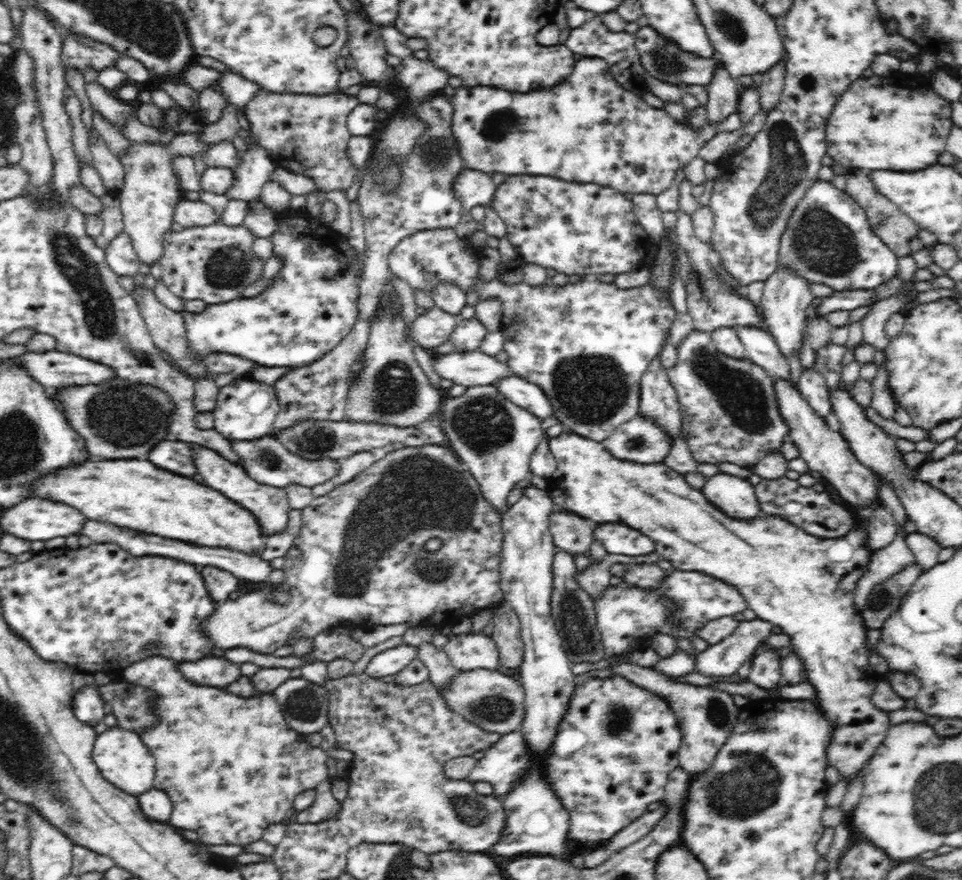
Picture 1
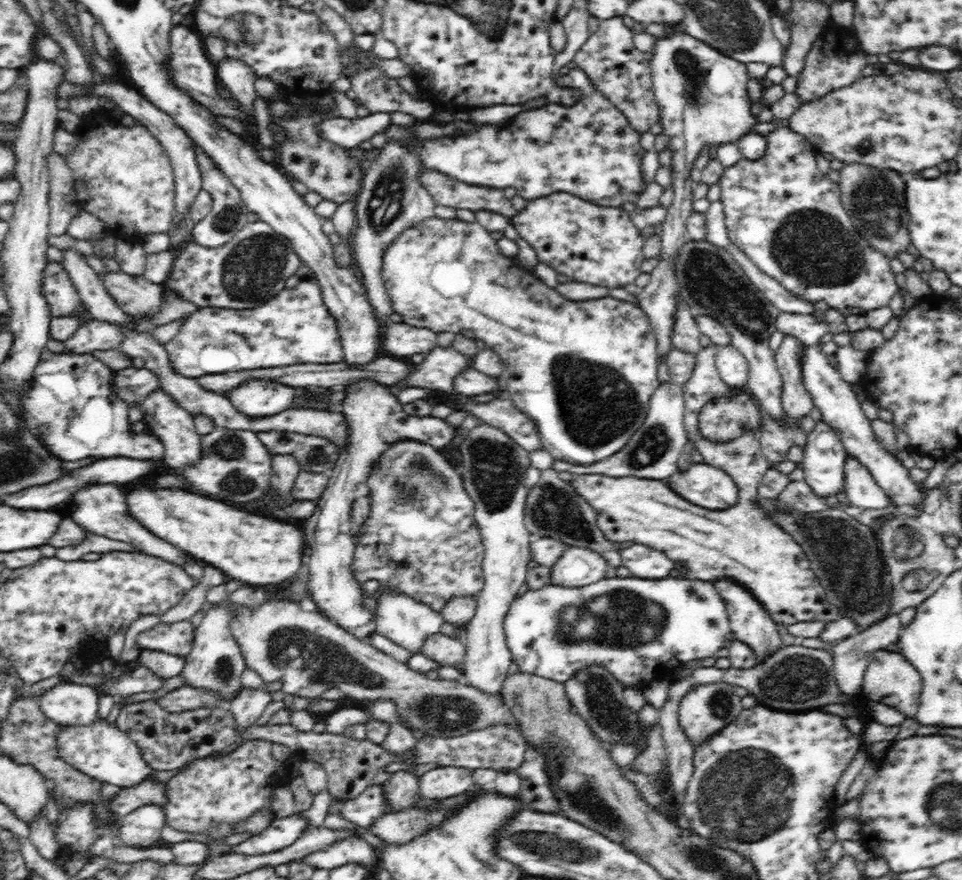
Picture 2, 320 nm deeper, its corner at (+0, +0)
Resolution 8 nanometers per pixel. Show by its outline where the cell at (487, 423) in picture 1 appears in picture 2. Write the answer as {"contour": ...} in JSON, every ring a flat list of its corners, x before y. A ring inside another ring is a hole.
{"contour":[[486,422,476,425,462,438,458,448,462,464,456,468,464,478,467,494,475,504,474,517,485,554,482,560,484,586,475,596,476,614,464,625,466,652,461,671,466,676,466,685,486,694,501,694,511,662,511,652,505,641,504,620,518,590,526,584,526,570,531,562,530,533,525,526,529,490,523,484,524,472,531,466,531,460,529,451]]}

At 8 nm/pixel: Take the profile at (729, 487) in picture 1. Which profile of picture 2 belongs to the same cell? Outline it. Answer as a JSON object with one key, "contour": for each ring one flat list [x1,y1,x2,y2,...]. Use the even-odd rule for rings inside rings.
{"contour":[[694,463,684,472,672,474,666,482,678,496,702,508,722,510,738,502,738,486,734,480,708,463]]}

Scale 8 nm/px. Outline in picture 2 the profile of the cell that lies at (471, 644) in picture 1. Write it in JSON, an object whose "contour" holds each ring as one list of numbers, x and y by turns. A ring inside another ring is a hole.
{"contour":[[444,634,430,635,420,647,419,653,439,662,444,667,456,667,461,670,466,647,463,638,454,638]]}

